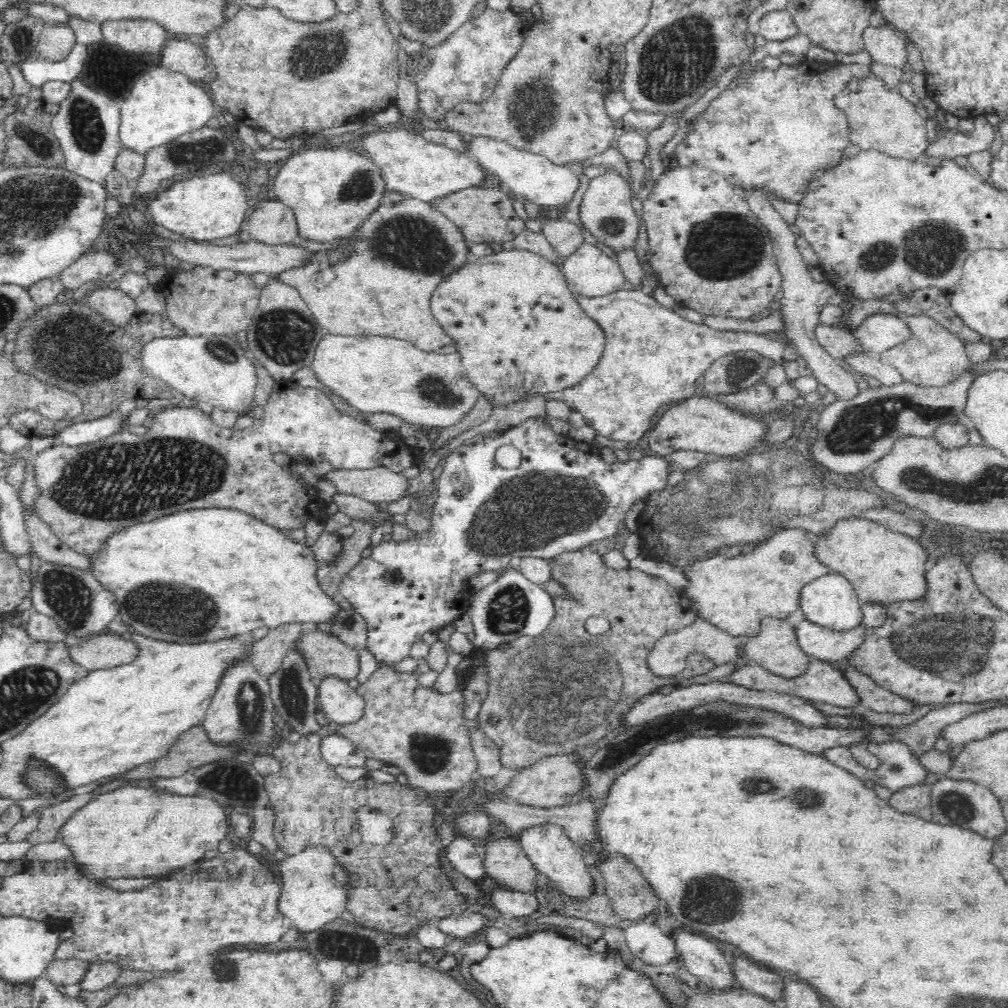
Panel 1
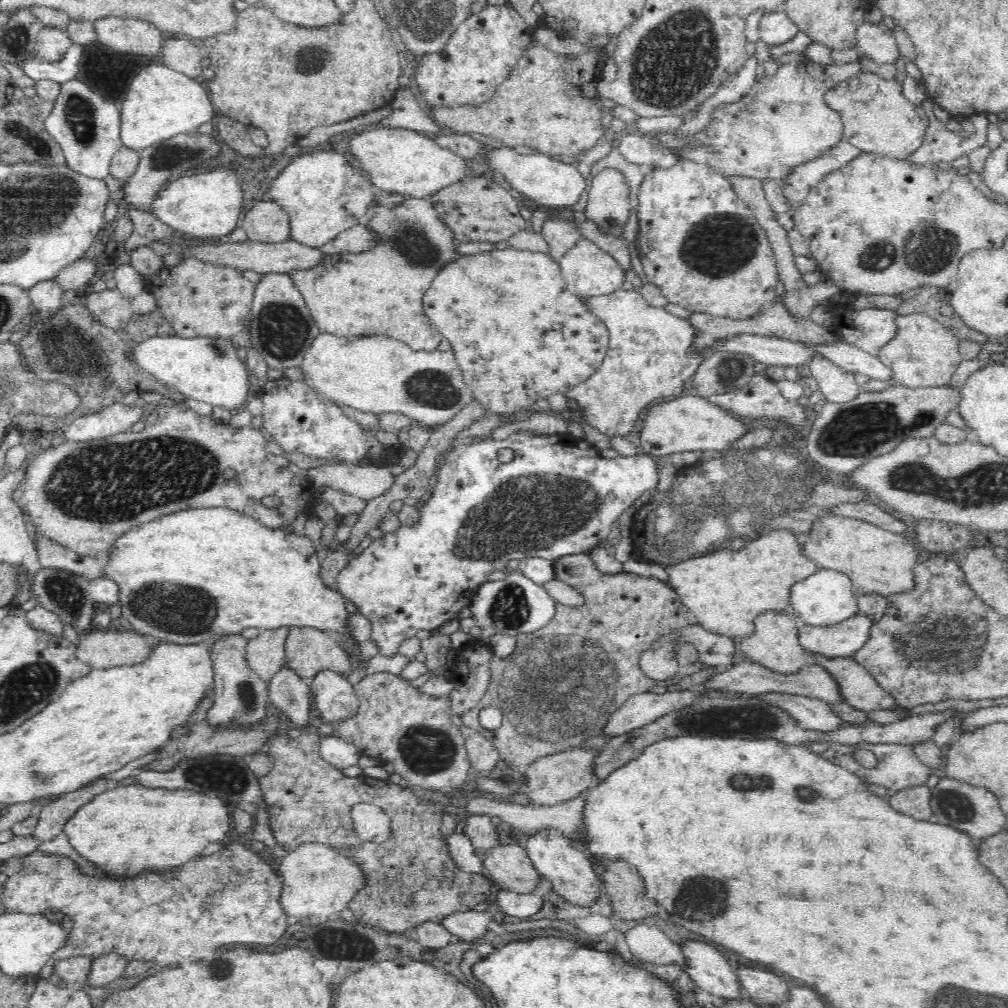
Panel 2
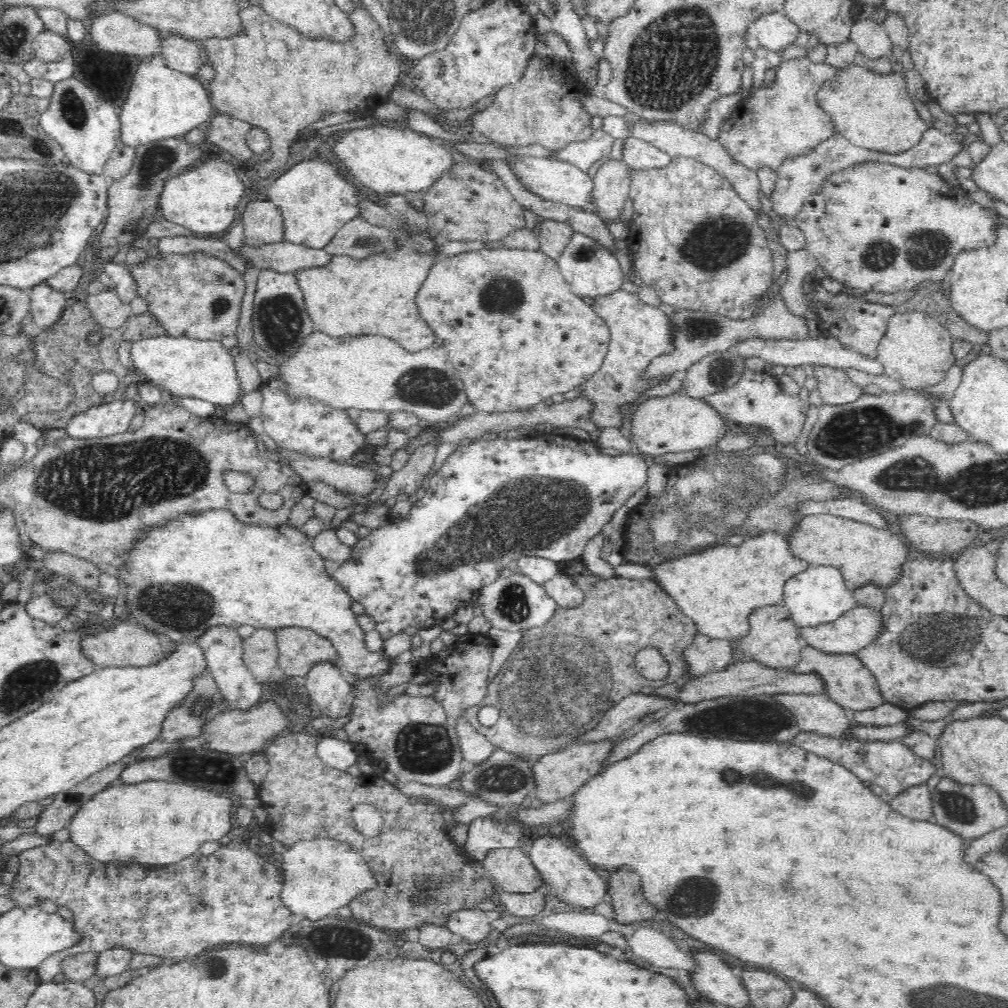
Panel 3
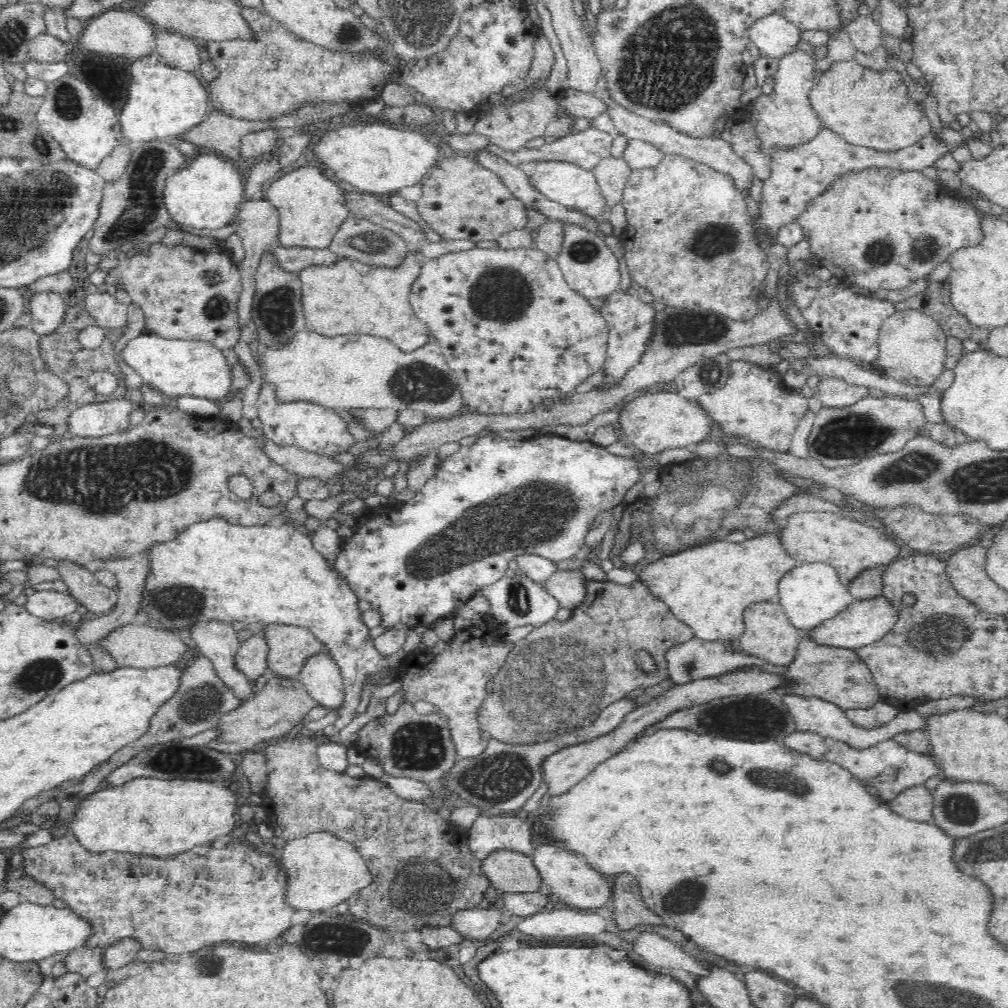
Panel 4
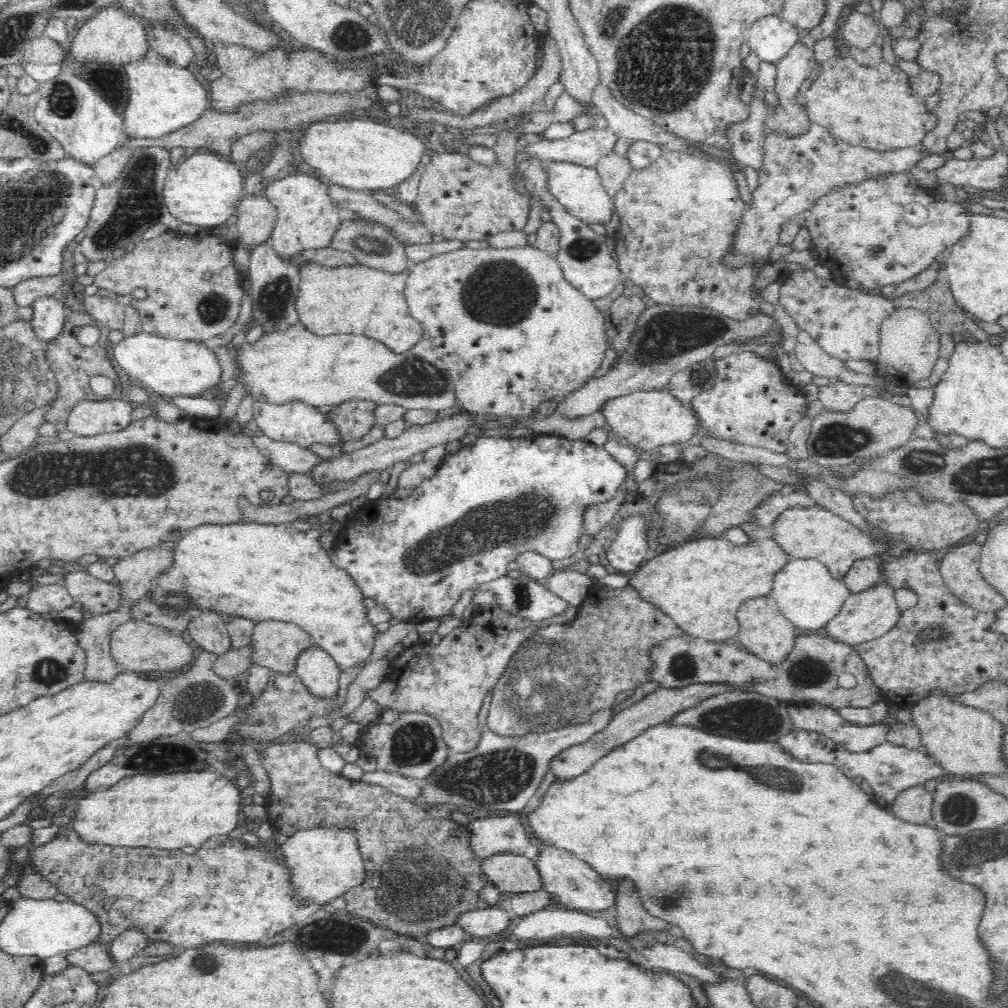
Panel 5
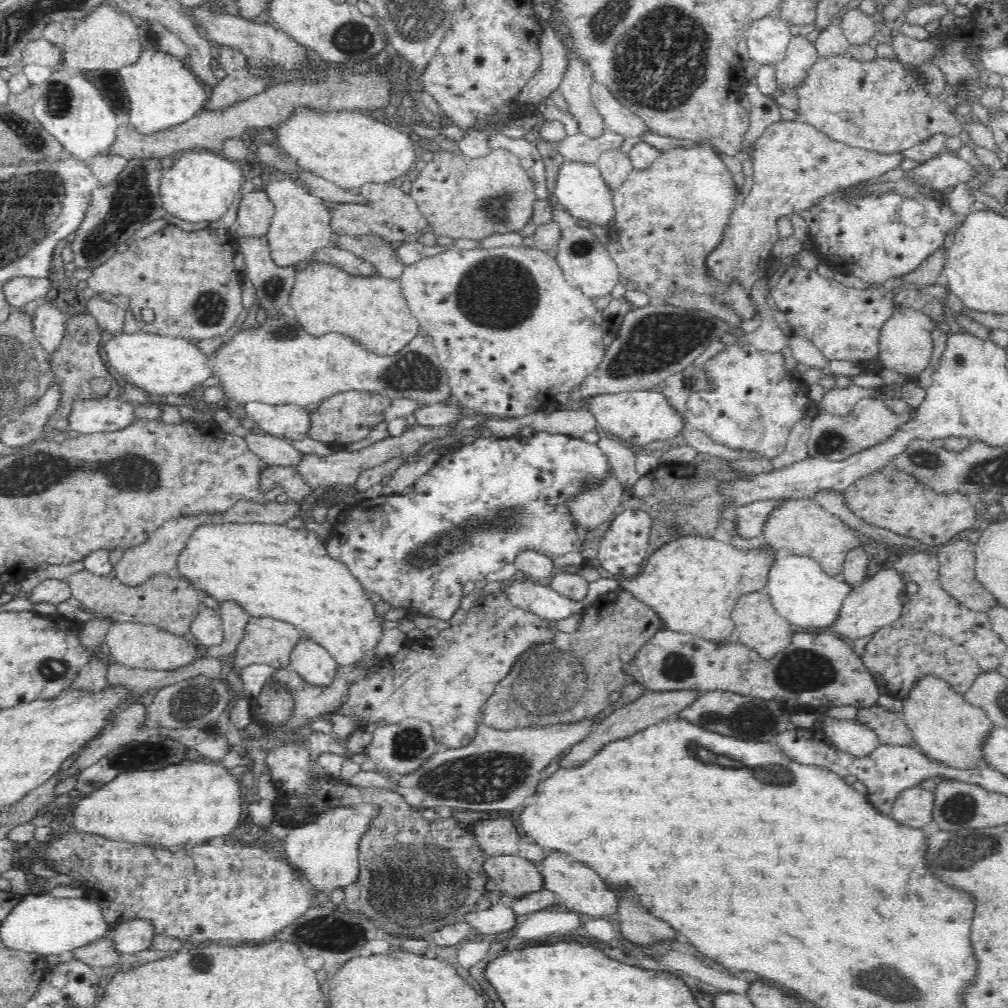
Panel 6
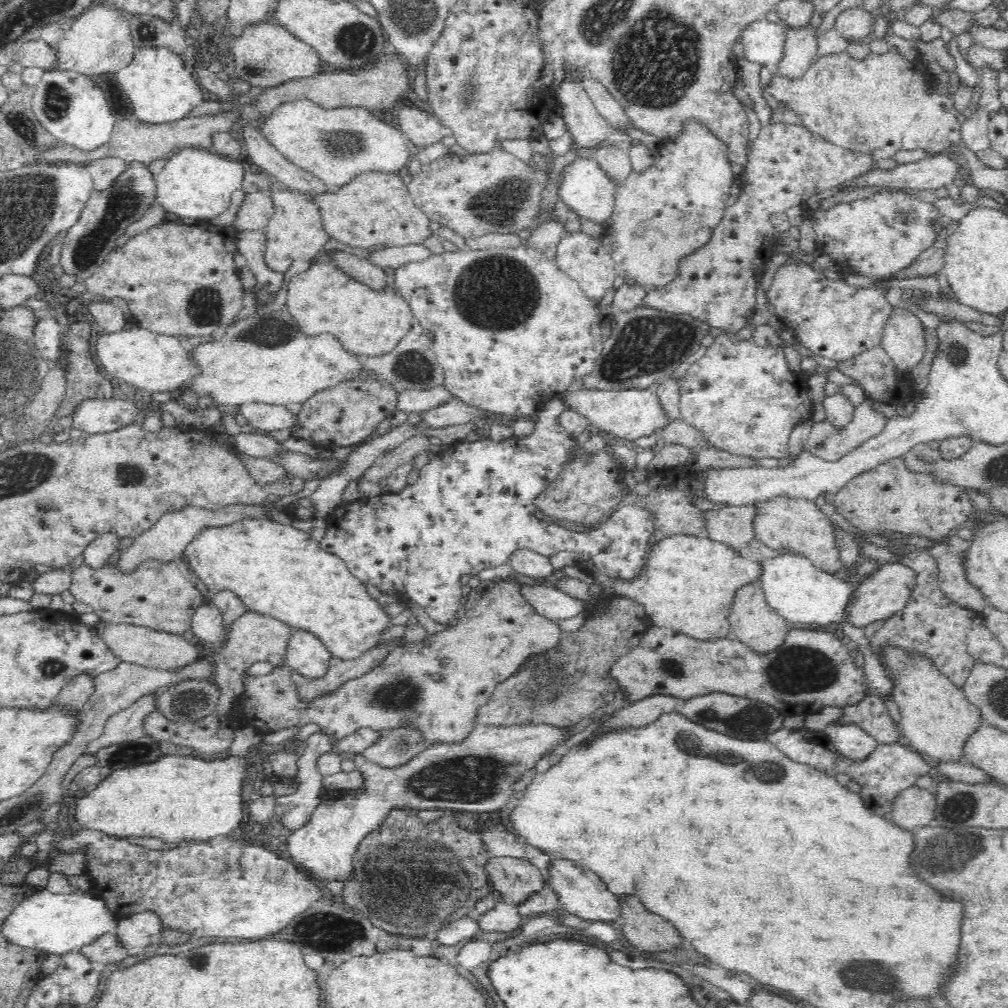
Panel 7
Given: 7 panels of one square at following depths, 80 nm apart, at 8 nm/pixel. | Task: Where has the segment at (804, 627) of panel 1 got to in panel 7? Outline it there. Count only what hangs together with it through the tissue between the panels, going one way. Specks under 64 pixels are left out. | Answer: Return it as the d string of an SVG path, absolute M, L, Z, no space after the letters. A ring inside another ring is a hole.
M902 560L880 564L855 588L853 599L847 604L847 620L852 626L866 628L868 624L878 620L886 620L890 615L906 606L912 590L916 586L916 572L902 563Z

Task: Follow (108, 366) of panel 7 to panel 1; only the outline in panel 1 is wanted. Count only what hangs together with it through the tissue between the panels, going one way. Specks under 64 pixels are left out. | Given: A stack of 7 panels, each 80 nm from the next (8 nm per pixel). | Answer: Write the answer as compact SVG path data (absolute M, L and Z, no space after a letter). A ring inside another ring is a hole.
M154 336L139 350L140 362L163 386L170 386L183 397L207 402L238 414L249 413L254 403L257 373L244 348L235 337Z

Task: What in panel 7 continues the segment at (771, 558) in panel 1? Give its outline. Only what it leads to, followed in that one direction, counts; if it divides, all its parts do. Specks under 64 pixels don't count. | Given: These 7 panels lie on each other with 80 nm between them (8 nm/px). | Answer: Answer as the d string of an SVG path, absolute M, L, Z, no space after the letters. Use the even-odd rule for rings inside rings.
M668 535L654 543L646 557L646 568L632 579L616 579L611 592L638 603L650 618L652 626L672 629L702 641L730 637L728 616L735 592L744 584L758 583L762 572L759 560L746 558L706 537Z

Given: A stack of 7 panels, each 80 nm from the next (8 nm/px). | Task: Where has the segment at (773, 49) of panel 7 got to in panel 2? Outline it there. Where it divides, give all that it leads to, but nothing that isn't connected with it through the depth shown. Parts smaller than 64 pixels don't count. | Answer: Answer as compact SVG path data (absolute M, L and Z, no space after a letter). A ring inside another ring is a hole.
M783 9L764 13L758 23L759 38L767 46L780 46L799 31Z

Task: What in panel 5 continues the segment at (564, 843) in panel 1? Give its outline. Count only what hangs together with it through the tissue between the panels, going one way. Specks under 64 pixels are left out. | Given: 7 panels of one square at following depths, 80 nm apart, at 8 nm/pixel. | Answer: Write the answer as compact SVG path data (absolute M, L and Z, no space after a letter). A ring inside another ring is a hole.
M542 846L542 850L534 863L541 875L543 889L554 894L554 900L566 904L568 908L574 908L581 913L604 912L607 914L609 908L616 907L614 885L602 879L602 876L587 862L576 858L571 852L556 847Z

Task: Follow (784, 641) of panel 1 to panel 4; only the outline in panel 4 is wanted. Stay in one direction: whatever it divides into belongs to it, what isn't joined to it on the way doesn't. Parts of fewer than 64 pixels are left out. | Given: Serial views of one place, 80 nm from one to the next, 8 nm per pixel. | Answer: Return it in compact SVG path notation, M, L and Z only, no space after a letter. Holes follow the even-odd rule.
M775 599L751 604L742 611L744 630L736 642L741 645L745 654L756 655L776 666L787 665L794 660L801 634L782 610L783 608Z

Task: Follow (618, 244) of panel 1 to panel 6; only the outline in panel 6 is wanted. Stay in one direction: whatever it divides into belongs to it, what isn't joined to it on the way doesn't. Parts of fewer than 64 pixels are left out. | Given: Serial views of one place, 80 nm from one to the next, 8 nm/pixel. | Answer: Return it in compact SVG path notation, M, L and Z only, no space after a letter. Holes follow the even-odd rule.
M619 148L602 152L595 163L612 189L617 189L633 169L628 154L622 153Z

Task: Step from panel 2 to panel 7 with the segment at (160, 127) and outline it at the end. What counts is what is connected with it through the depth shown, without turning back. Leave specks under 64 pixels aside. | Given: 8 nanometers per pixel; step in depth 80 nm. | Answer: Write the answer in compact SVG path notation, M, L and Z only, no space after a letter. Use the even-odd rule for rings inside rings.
M140 46L132 61L114 74L118 86L126 92L135 118L148 123L173 122L183 119L204 102L202 87L186 70L180 54L168 47Z

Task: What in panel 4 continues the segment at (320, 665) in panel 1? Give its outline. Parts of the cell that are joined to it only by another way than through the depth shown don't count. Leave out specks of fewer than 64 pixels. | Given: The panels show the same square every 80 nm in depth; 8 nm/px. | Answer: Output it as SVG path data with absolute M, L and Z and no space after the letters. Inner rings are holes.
M270 623L258 626L267 646L268 671L288 679L298 678L303 660L312 653L325 651L323 644L307 628L291 624Z

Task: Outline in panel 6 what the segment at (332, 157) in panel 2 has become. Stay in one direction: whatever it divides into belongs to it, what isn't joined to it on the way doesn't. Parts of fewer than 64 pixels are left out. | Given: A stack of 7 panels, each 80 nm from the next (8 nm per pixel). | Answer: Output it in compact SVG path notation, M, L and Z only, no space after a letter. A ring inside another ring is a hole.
M288 179L268 182L264 190L275 207L266 234L273 264L288 268L303 260L314 261L322 248L333 245L334 236L329 227L330 211L325 206L324 199L308 194Z

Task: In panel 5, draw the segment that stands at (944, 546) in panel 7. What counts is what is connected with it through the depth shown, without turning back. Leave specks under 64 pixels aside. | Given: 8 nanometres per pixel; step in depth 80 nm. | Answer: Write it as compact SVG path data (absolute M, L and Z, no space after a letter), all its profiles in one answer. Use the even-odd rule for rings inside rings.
M973 542L968 544L956 544L948 547L948 550L940 558L939 571L949 591L971 606L977 612L994 614L1000 607L1007 604L982 577L979 571L980 545Z

